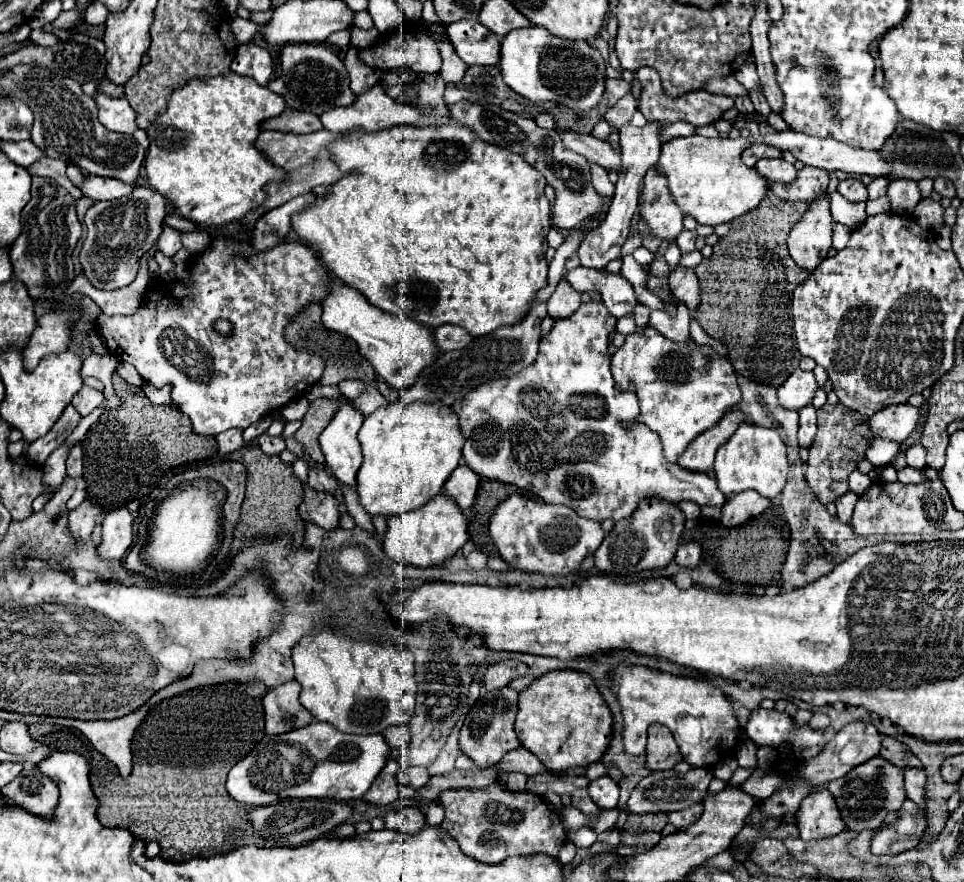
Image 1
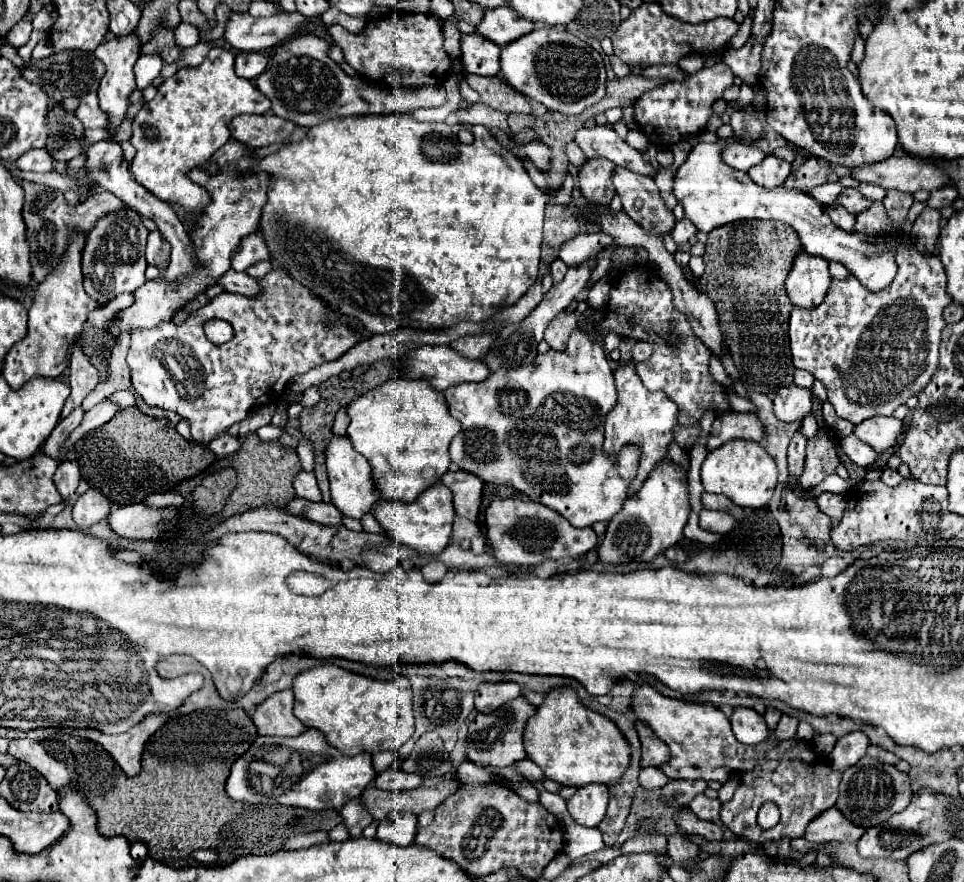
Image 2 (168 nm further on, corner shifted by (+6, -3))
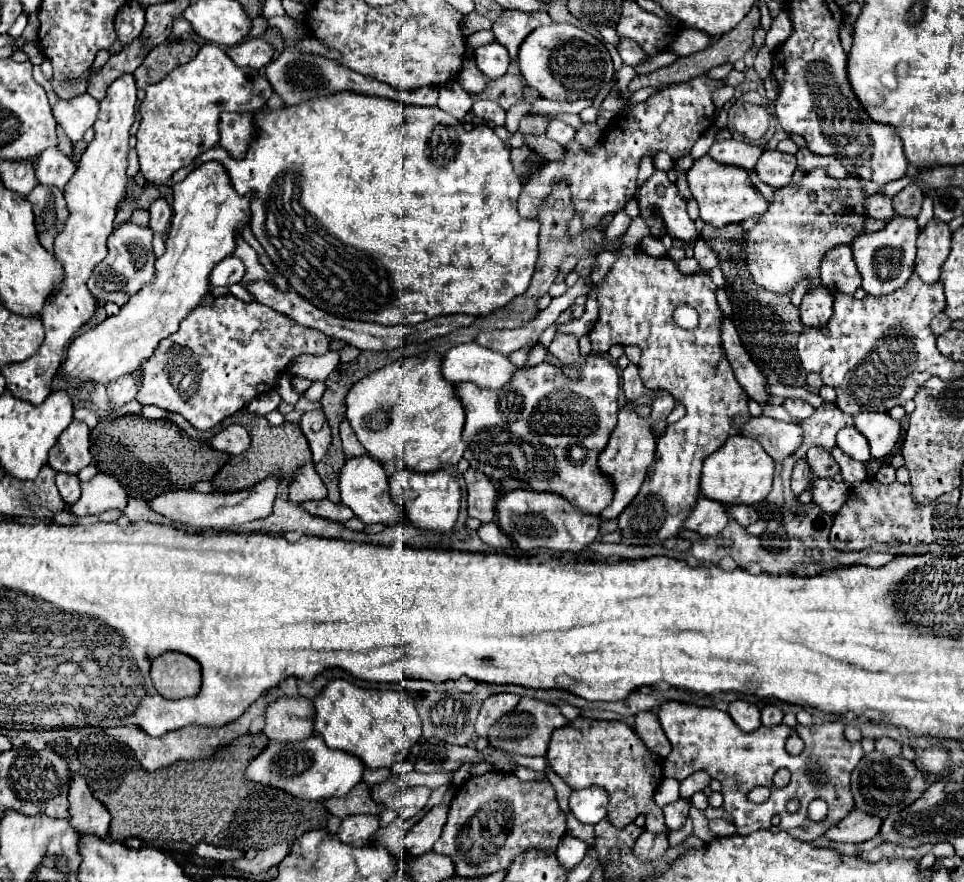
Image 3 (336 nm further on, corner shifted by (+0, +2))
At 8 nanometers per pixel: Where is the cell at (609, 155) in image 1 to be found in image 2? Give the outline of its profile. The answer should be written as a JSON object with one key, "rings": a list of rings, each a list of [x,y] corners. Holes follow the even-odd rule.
{"rings":[[[617,167],[613,185],[621,197],[625,213],[647,233],[661,235],[673,231],[675,215],[667,209],[651,175],[639,175]]]}

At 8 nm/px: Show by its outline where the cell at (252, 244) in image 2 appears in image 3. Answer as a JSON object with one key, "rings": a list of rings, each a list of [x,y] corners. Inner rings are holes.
{"rings":[[[227,256],[219,266],[213,268],[211,272],[211,286],[231,286],[237,284],[243,278],[243,264],[239,258]]]}

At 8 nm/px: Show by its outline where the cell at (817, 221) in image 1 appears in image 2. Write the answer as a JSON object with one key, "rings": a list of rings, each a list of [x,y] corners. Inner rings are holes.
{"rings":[[[801,251],[795,257],[785,289],[795,307],[809,309],[823,303],[829,283],[831,283],[829,263],[821,257],[811,257],[809,253]]]}

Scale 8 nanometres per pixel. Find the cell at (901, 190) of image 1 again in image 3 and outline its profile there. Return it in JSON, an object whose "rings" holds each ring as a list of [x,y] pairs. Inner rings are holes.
{"rings":[[[909,184],[907,188],[903,188],[899,194],[893,196],[893,206],[897,210],[897,214],[901,216],[917,216],[923,204],[923,192],[917,184]]]}

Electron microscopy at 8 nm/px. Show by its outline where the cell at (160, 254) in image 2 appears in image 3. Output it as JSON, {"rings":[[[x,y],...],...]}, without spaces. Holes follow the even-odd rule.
{"rings":[[[163,198],[155,200],[151,204],[151,208],[149,208],[149,214],[151,214],[149,228],[153,232],[157,232],[157,234],[167,234],[169,222],[171,222],[171,208],[169,208],[169,204]]]}

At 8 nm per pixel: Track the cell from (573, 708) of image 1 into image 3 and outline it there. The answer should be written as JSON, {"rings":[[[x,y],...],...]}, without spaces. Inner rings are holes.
{"rings":[[[575,718],[561,728],[555,728],[547,748],[547,762],[555,774],[563,778],[573,790],[587,786],[603,786],[609,792],[609,820],[623,828],[641,812],[647,814],[647,830],[653,834],[667,832],[663,810],[653,802],[653,794],[663,780],[661,760],[647,750],[643,740],[625,722],[607,722],[591,718]]]}

